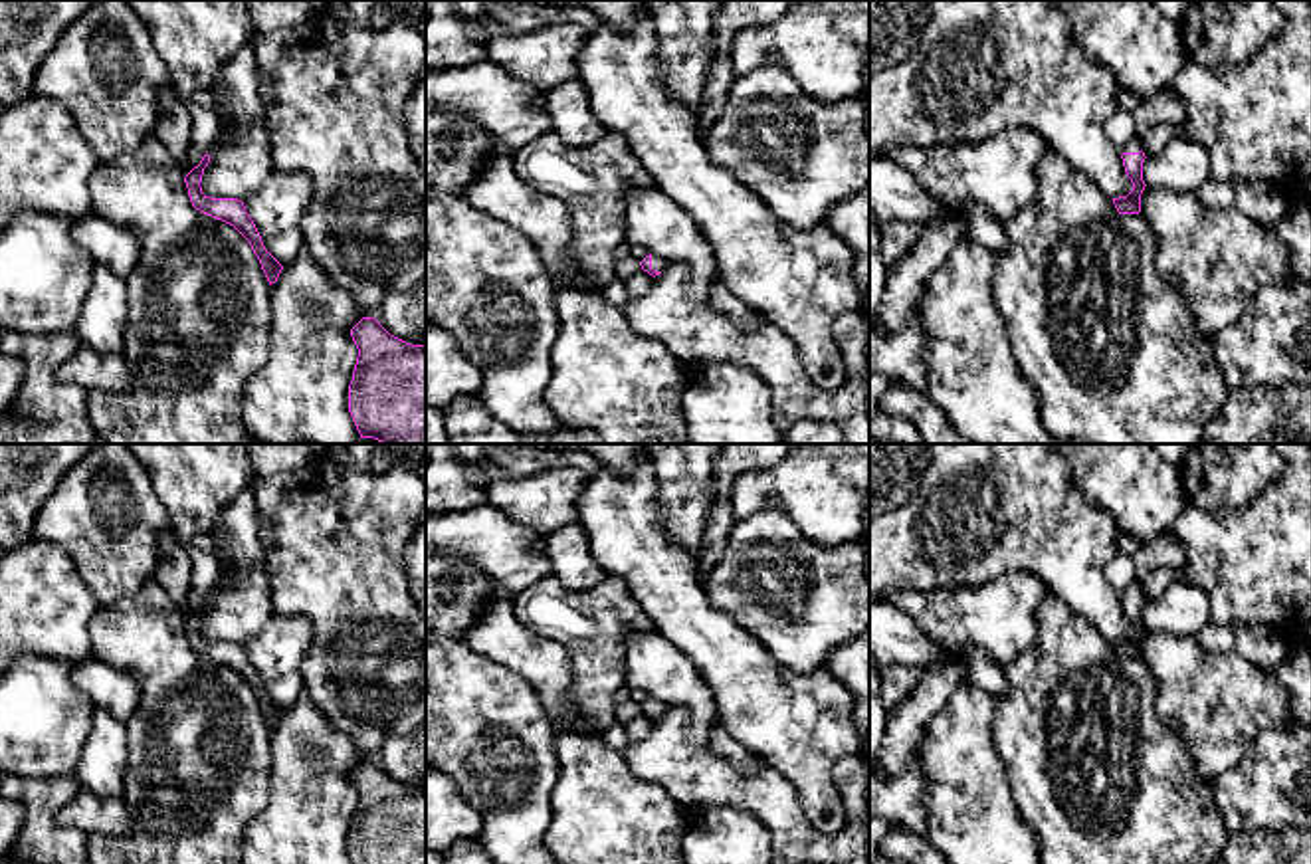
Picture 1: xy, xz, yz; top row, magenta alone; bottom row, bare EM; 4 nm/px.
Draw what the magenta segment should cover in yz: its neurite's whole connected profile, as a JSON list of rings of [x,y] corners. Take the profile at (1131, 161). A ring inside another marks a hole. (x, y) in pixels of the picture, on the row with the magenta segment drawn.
[[[1135,135],[1127,143],[1127,149],[1121,155],[1121,159],[1123,159],[1125,172],[1133,182],[1133,190],[1127,196],[1113,198],[1113,204],[1119,214],[1139,214],[1141,194],[1147,186],[1143,180],[1143,162],[1147,157],[1143,153],[1143,143]]]

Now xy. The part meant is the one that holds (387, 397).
[[[362,317],[351,337],[358,357],[349,412],[360,438],[426,444],[426,345],[390,335],[374,317]]]

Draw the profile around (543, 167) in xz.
[[[549,131],[511,153],[515,170],[533,188],[558,198],[570,216],[572,252],[586,287],[600,293],[614,275],[614,254],[626,242],[626,208],[630,188],[654,186],[652,174],[632,155],[628,141],[608,131],[592,145],[566,145],[555,131]]]

